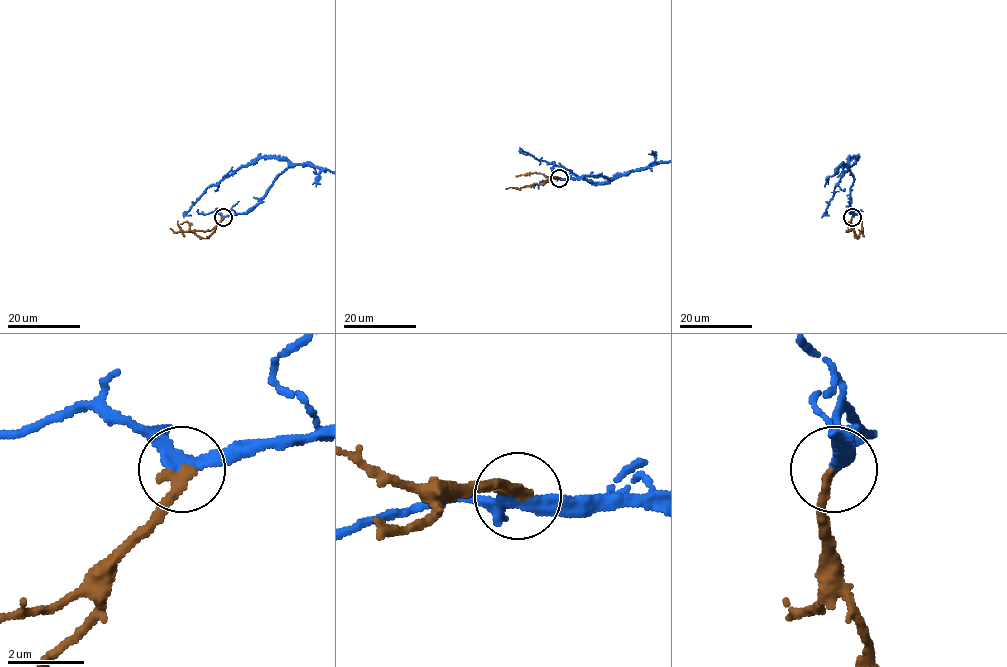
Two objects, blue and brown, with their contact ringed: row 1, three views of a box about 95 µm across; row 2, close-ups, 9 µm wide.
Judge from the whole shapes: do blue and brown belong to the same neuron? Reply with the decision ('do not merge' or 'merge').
merge

